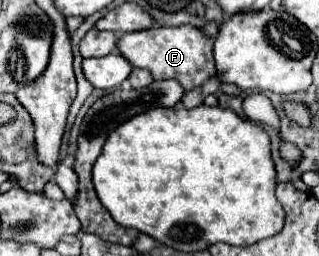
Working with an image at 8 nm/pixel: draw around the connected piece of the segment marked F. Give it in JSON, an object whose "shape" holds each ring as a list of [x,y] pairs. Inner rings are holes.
{"shape":[[[192,25],[180,27],[150,27],[136,33],[124,33],[116,47],[120,55],[132,65],[140,69],[148,69],[154,79],[176,79],[184,89],[194,89],[204,83],[206,77],[214,75],[214,59],[212,59],[214,39],[208,39],[200,29]]]}

